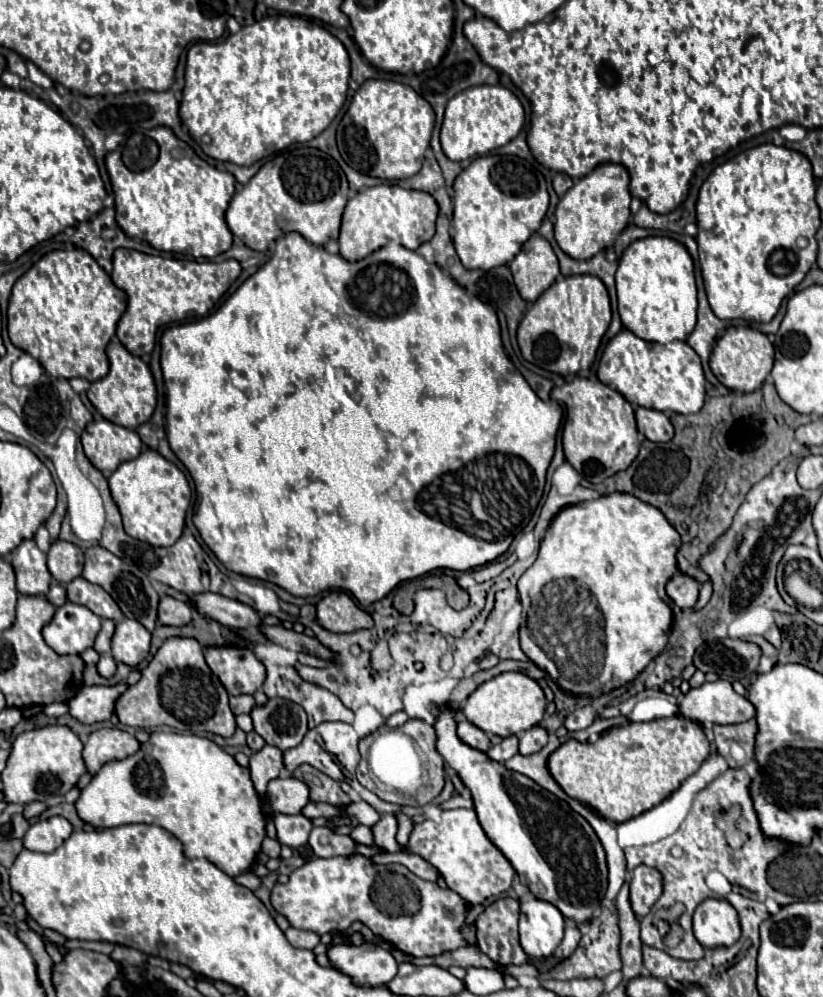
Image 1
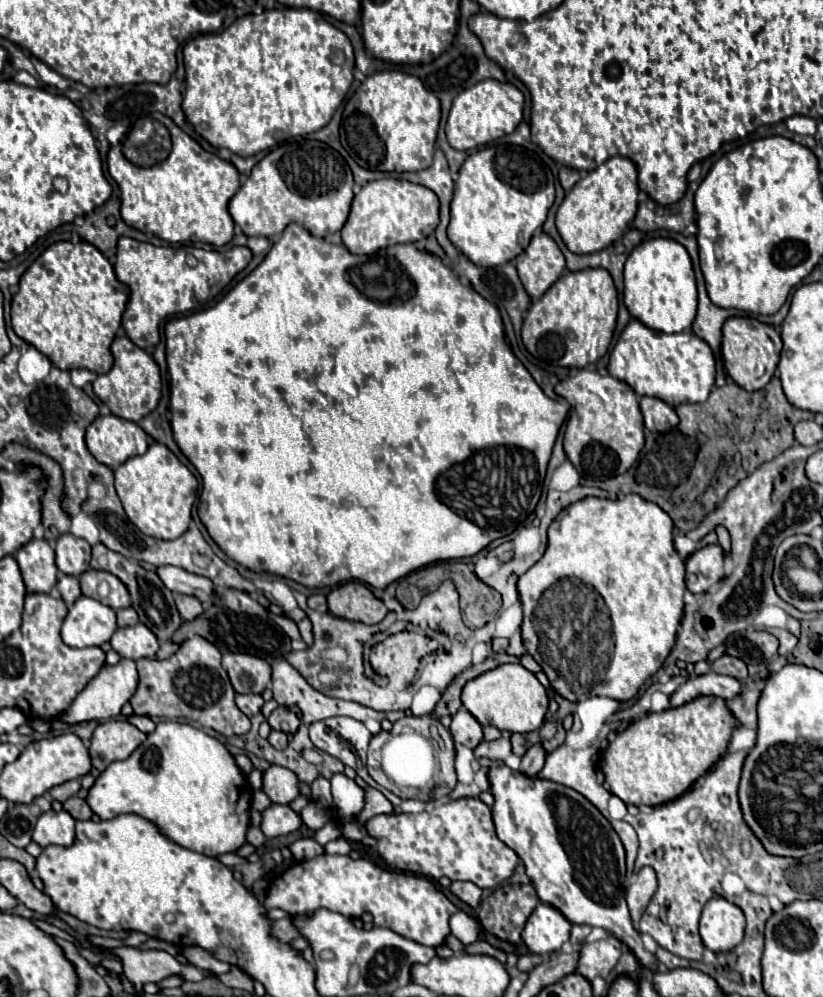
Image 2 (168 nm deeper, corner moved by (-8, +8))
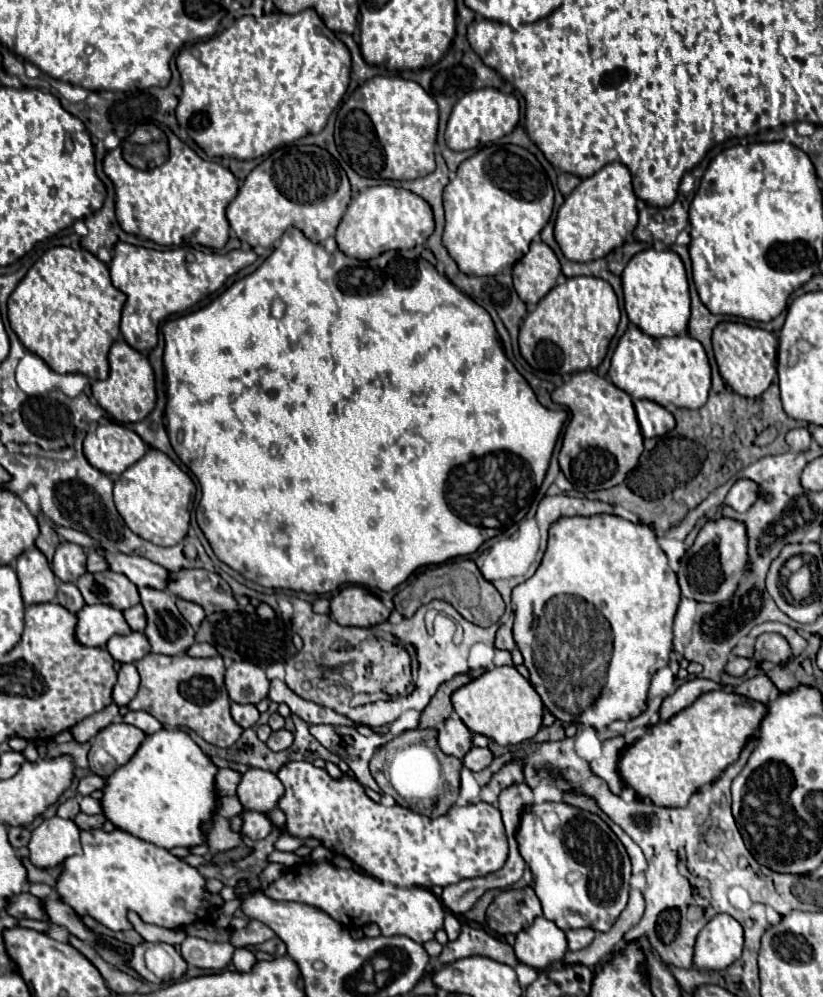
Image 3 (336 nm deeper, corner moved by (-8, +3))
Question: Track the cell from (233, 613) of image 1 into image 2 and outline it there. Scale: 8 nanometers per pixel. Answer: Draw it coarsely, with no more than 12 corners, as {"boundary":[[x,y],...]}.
{"boundary":[[174,565],[156,569],[162,583],[200,601],[214,597],[214,585],[202,575]]}

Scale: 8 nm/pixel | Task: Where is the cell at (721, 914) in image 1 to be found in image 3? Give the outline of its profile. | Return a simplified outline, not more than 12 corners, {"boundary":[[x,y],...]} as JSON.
{"boundary":[[716,914],[698,934],[694,964],[724,970],[742,954],[744,932]]}

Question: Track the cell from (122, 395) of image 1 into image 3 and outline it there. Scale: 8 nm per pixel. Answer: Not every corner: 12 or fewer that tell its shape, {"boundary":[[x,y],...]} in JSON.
{"boundary":[[124,340],[112,344],[110,376],[92,384],[120,424],[156,404],[154,370]]}

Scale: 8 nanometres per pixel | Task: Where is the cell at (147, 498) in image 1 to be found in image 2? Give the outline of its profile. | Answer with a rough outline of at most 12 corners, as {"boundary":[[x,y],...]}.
{"boundary":[[152,443],[114,471],[128,519],[144,535],[188,529],[198,479]]}

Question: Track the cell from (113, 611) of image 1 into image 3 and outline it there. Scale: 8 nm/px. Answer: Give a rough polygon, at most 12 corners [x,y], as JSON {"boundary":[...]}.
{"boundary":[[112,570],[78,578],[86,604],[128,610],[138,588]]}

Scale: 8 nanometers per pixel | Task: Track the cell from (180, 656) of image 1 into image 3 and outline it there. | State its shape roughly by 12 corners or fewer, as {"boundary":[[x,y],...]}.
{"boundary":[[150,652],[130,710],[230,748],[220,656]]}

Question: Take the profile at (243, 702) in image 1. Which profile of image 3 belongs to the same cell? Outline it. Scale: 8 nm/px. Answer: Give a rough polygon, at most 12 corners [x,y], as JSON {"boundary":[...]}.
{"boundary":[[232,702],[232,718],[252,728],[260,712],[254,704]]}

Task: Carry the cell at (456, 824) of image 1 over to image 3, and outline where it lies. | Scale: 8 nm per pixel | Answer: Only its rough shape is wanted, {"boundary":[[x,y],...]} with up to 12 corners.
{"boundary":[[288,762],[286,832],[396,886],[444,888],[508,858],[494,804],[428,818]]}

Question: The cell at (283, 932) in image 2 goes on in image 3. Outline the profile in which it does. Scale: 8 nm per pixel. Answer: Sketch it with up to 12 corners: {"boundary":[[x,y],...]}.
{"boundary":[[258,920],[244,930],[234,930],[236,948],[258,946],[276,934]]}

